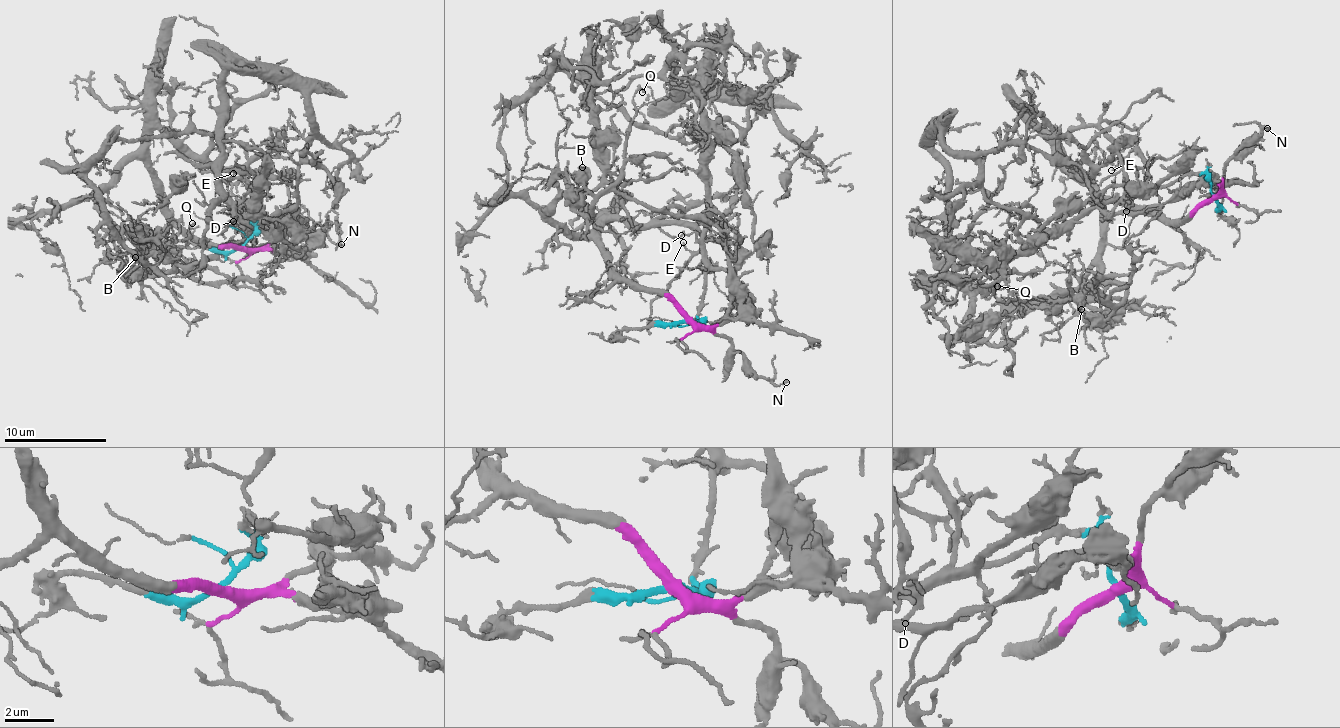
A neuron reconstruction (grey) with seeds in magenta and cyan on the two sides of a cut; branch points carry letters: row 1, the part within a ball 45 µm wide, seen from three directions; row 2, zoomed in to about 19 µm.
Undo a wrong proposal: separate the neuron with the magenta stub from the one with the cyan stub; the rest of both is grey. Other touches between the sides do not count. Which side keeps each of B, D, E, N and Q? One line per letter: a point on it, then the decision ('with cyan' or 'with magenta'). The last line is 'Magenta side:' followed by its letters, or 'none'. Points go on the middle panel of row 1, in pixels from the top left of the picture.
B: place (582, 167); with magenta
D: place (681, 235); with cyan
E: place (683, 242); with cyan
N: place (786, 382); with magenta
Q: place (642, 92); with magenta
Magenta side: B, N, Q

